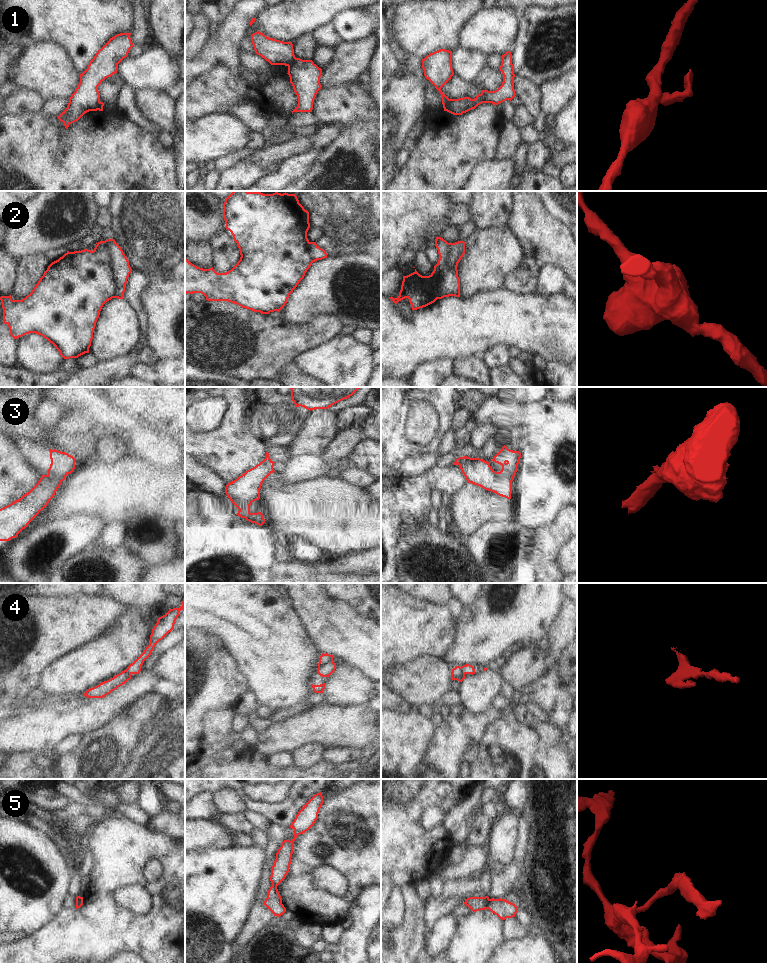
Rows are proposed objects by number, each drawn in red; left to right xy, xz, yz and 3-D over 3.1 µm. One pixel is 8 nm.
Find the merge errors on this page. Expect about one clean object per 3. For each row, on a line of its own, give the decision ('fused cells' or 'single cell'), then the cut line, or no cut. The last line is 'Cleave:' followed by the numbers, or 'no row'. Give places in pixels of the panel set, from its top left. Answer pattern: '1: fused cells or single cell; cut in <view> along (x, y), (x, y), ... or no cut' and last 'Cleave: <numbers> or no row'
1: fused cells; cut in yz along (448, 98), (443, 107)
2: fused cells; cut in xy along (104, 241), (110, 257), (110, 268), (115, 286), (114, 297)
3: fused cells; cut in xy along (48, 473), (62, 480)
4: fused cells; cut in xz along (332, 660), (318, 669)
5: fused cells; cut in yz along (490, 899), (486, 908)
Cleave: 1, 2, 3, 4, 5

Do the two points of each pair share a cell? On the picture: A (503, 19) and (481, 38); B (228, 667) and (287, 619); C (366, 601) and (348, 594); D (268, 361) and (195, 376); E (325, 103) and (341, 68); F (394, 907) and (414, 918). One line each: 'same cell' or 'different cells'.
A: same cell
B: different cells
C: same cell
D: different cells
E: different cells
F: different cells

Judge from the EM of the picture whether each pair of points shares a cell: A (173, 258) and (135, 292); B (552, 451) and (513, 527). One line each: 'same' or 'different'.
A: same
B: different

